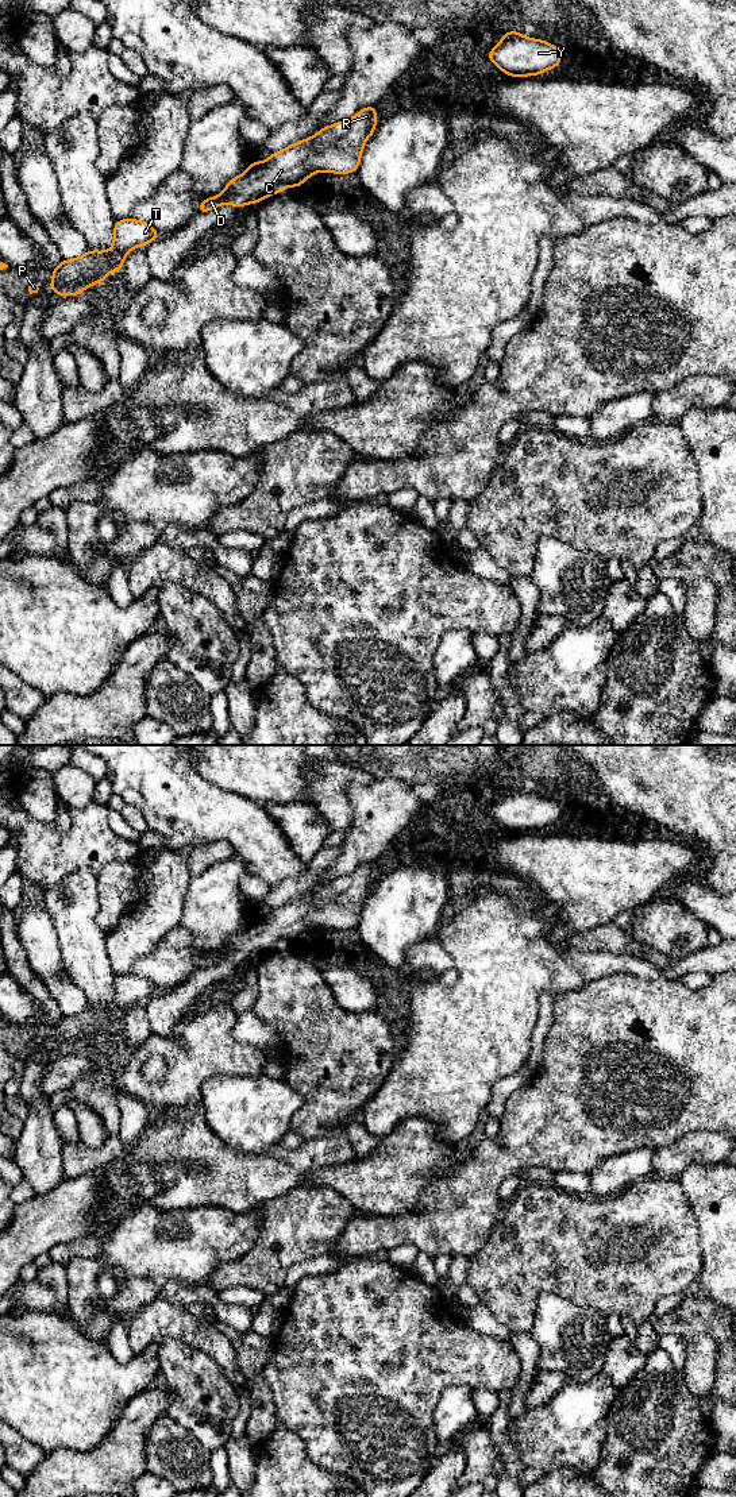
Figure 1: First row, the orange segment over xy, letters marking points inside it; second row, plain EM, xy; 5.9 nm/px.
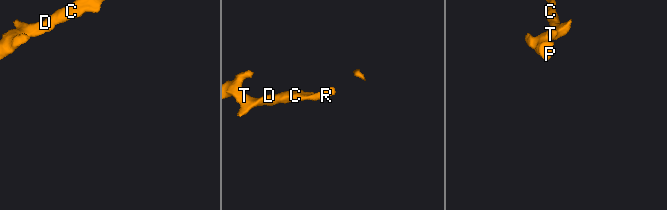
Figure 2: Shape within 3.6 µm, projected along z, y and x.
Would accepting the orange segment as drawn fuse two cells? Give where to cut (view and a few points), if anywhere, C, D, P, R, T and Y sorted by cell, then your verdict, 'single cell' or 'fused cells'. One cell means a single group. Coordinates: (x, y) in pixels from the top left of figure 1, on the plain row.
no cut; C D P R T Y; single cell

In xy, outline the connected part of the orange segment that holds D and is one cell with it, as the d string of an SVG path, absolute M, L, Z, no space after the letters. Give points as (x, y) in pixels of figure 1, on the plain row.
M377 861L362 864L355 872L321 884L313 892L273 908L266 917L253 917L240 931L227 938L226 945L207 953L197 969L221 960L242 964L257 960L288 942L300 944L311 931L325 927L355 929L367 895L377 883Z

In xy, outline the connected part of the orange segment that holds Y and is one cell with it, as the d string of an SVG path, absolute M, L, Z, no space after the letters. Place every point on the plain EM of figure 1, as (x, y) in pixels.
M506 787L488 815L509 833L539 832L560 821L562 807L543 795Z

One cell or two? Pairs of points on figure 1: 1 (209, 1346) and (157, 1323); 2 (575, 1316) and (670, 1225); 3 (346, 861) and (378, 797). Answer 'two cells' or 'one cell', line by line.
1: one cell
2: two cells
3: one cell

